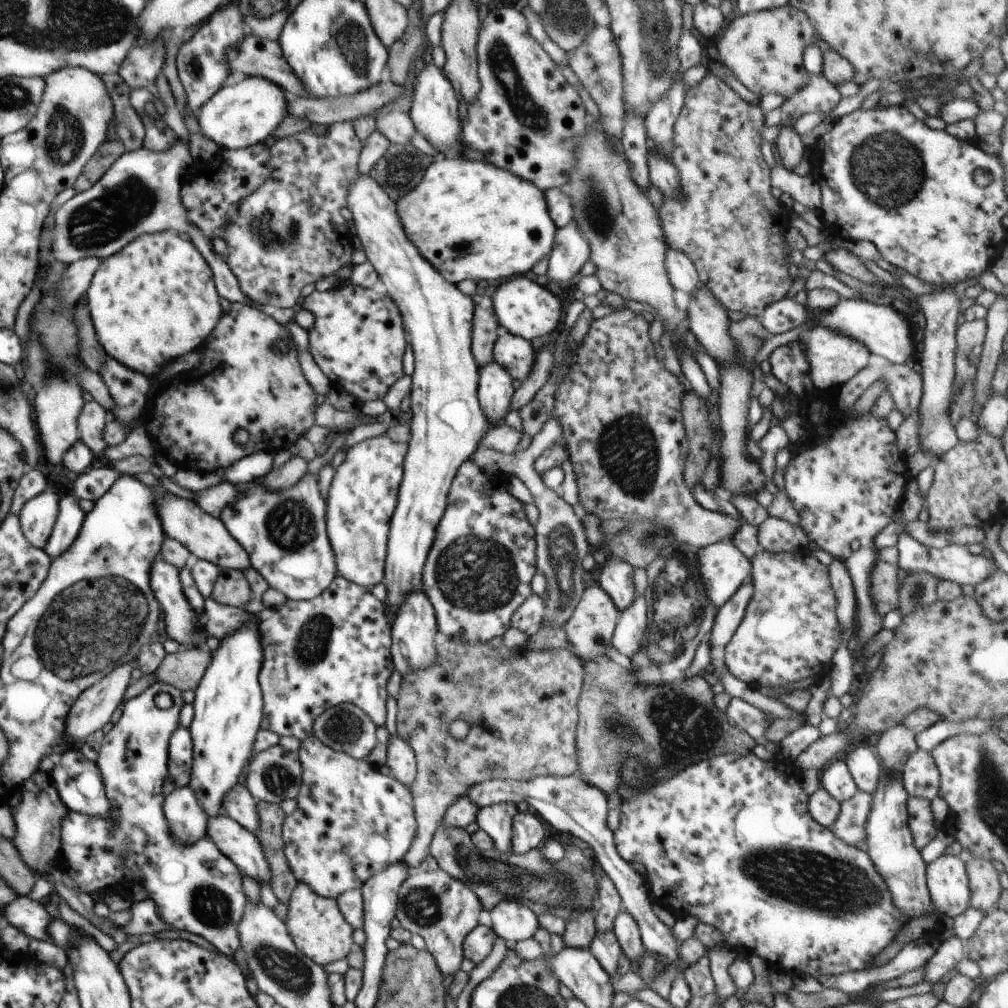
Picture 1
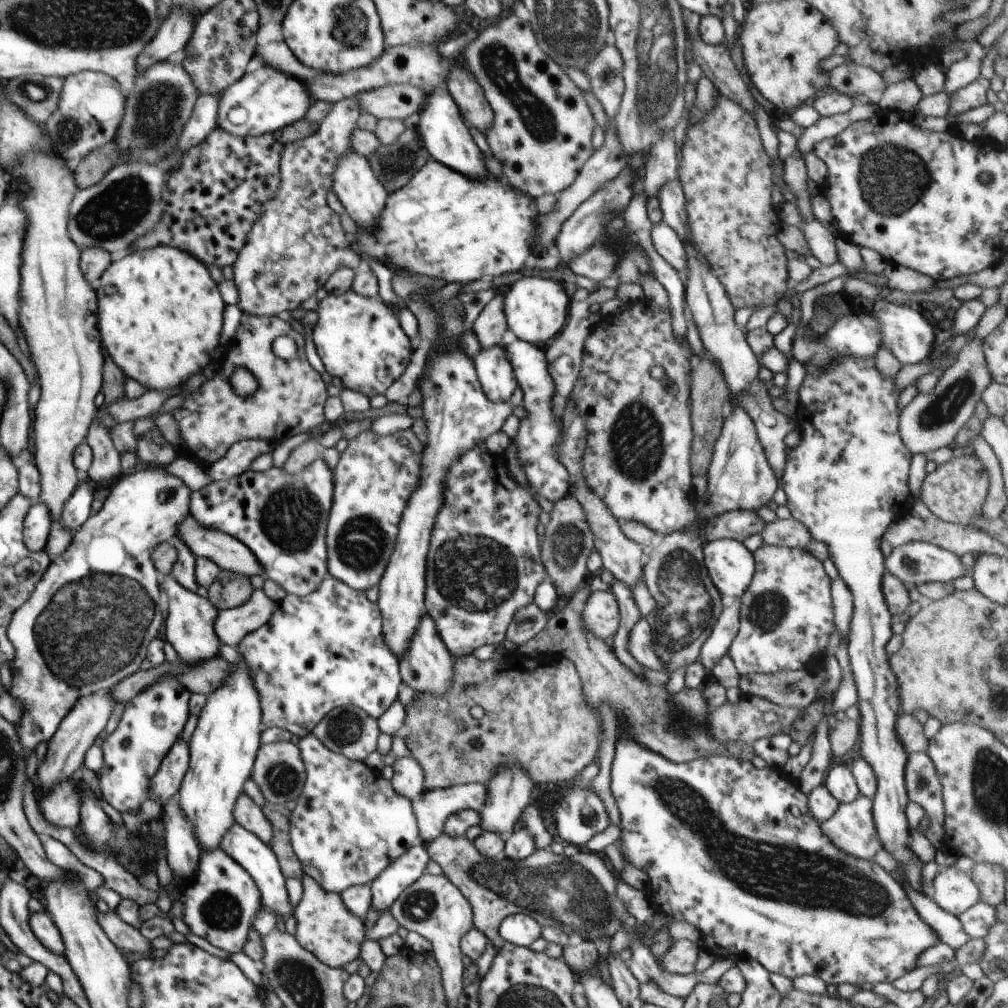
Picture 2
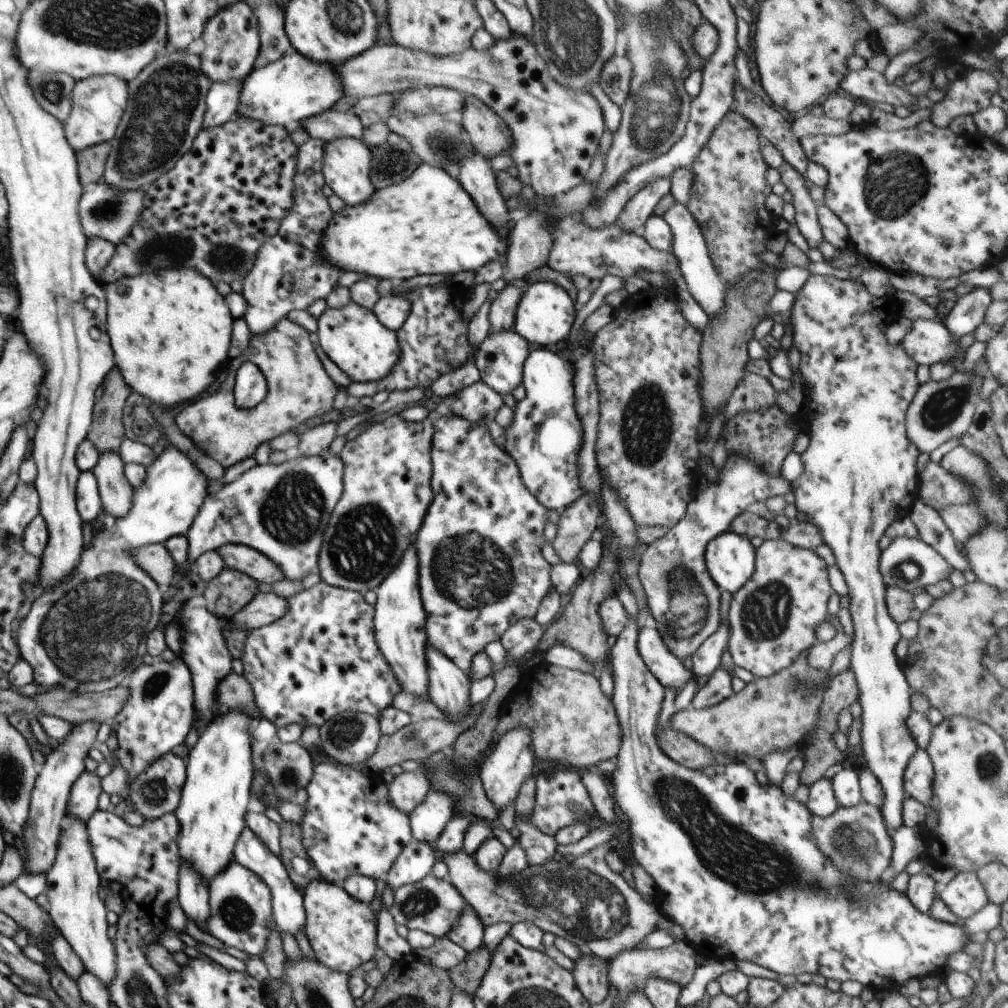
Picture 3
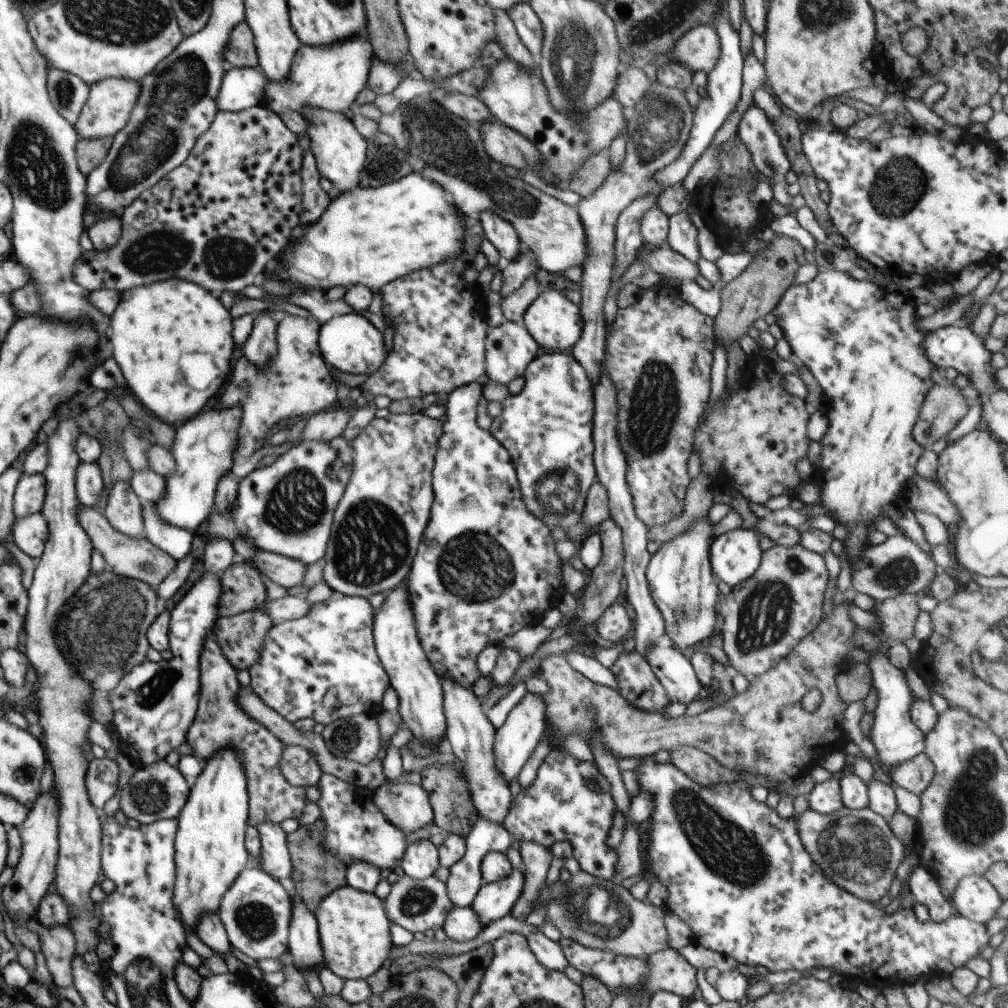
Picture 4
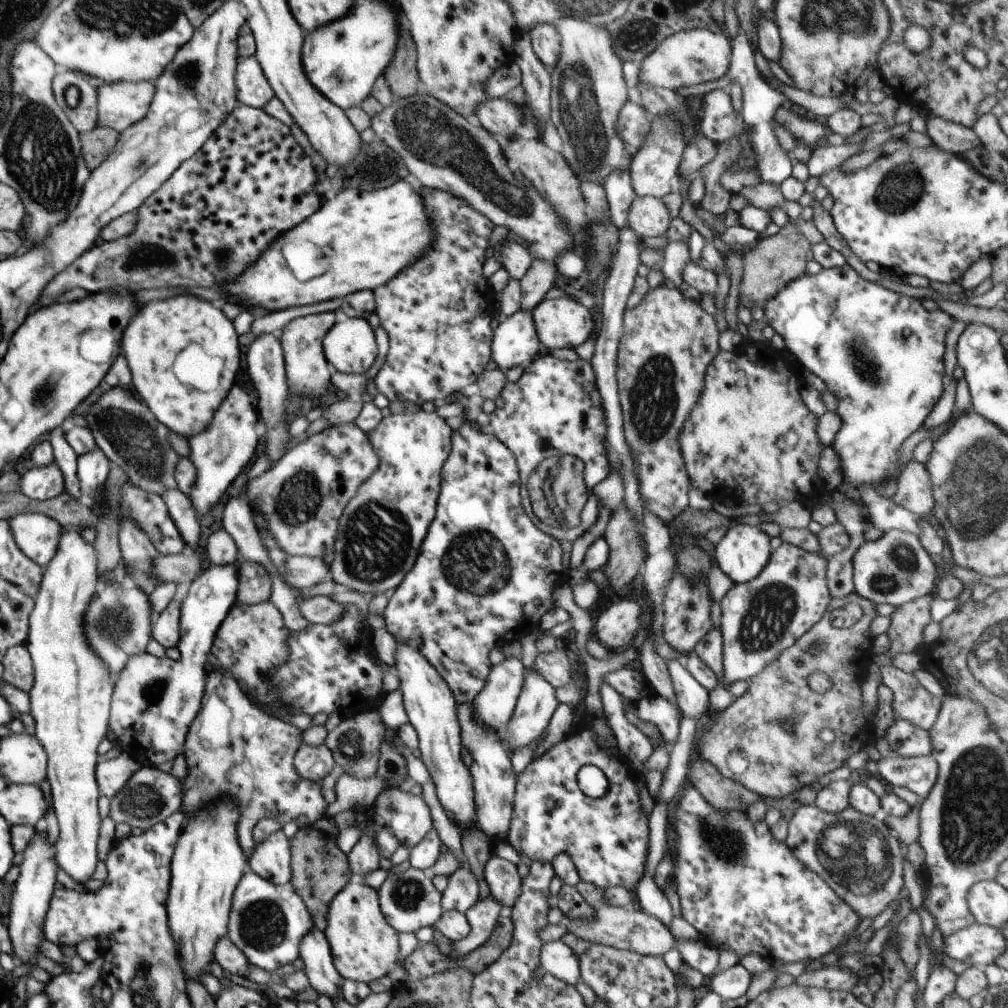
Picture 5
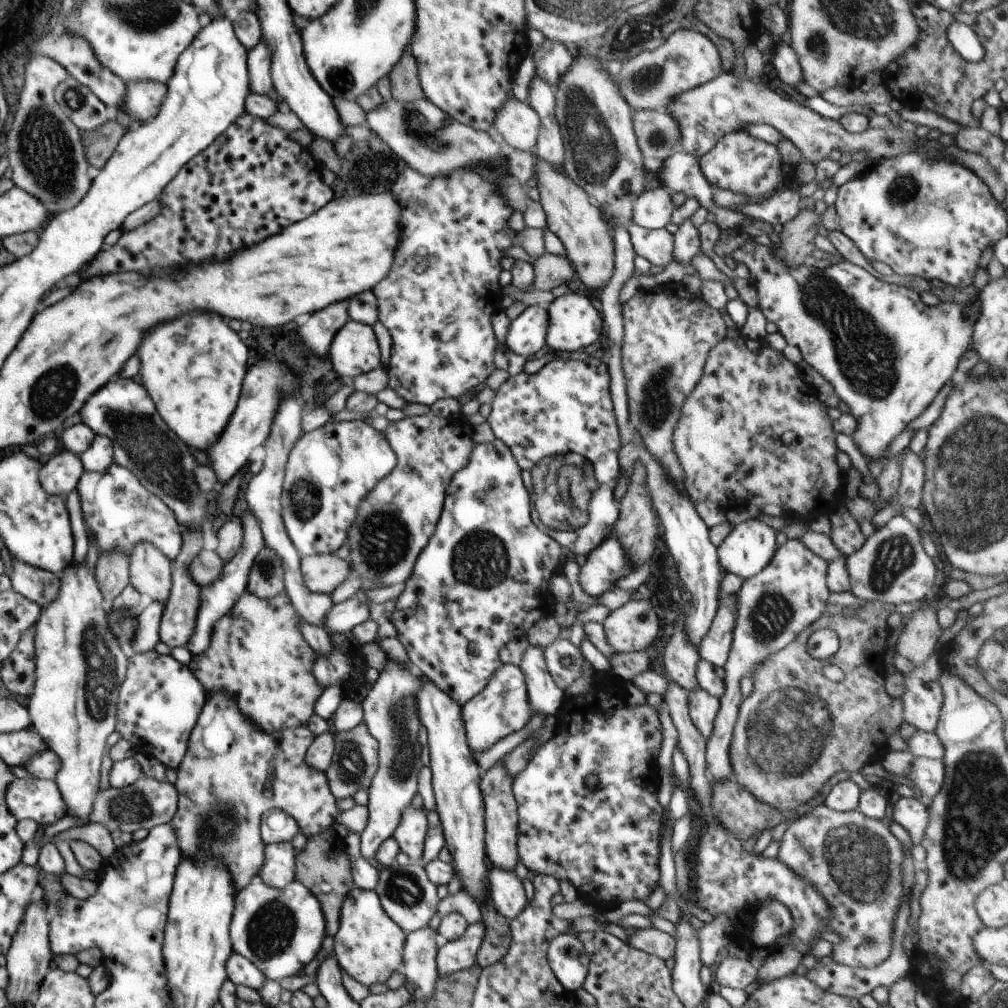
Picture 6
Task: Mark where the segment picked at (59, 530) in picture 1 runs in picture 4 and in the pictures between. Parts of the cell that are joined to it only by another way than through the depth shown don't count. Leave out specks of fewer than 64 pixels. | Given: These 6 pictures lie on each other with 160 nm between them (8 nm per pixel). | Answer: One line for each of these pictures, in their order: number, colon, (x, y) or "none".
2: (77, 509)
3: (88, 499)
4: (88, 479)

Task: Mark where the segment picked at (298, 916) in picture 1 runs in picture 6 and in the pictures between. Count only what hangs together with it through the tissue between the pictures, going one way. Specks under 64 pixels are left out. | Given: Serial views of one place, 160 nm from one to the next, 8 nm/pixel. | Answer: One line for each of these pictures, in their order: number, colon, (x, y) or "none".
2: (325, 927)
3: (342, 931)
4: (355, 933)
5: (363, 944)
6: (369, 945)

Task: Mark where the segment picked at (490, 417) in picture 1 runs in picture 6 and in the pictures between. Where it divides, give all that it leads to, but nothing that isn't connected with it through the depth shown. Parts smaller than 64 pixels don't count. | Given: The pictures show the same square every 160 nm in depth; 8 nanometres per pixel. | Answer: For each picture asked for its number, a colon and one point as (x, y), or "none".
2: (496, 376)
3: (500, 358)
4: (509, 348)
5: (515, 342)
6: (527, 334)

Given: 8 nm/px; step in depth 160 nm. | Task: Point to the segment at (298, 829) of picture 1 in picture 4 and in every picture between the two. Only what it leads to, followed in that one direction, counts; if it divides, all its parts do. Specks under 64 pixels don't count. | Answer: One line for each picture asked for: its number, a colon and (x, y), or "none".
2: (349, 824)
3: (349, 827)
4: (355, 829)

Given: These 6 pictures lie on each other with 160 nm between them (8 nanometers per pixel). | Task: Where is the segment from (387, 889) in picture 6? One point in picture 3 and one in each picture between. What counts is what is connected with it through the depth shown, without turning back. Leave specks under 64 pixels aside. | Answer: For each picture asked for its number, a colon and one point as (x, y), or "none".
3: (433, 905)
4: (417, 905)
5: (408, 900)

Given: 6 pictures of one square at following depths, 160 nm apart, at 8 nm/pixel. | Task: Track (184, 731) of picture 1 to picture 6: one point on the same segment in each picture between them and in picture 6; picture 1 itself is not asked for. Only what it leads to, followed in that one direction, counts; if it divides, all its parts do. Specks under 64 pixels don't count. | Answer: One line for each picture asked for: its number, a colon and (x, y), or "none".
2: (165, 784)
3: (157, 791)
4: (157, 790)
5: (150, 796)
6: (145, 803)

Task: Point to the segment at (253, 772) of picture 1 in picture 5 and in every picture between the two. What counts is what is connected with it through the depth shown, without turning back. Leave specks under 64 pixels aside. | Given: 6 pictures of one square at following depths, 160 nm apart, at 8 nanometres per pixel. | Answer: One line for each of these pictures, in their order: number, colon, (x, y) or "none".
2: (278, 770)
3: (289, 766)
4: (299, 766)
5: (314, 763)

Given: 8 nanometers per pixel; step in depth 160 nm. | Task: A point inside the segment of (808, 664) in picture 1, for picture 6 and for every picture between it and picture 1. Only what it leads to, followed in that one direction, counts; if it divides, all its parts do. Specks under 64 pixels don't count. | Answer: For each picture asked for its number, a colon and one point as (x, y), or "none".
2: (786, 614)
3: (771, 620)
4: (769, 614)
5: (760, 618)
6: (774, 606)

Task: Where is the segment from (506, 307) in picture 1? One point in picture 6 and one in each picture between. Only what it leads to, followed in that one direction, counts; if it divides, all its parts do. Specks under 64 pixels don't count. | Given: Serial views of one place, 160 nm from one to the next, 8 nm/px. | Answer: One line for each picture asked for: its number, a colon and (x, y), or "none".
2: (536, 308)
3: (545, 315)
4: (555, 323)
5: (564, 322)
6: (574, 324)

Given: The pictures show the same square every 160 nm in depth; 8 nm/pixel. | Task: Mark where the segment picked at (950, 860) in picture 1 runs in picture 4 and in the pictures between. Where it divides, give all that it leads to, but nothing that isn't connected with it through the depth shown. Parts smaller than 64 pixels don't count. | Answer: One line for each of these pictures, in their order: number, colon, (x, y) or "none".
2: (953, 890)
3: (964, 896)
4: (975, 898)

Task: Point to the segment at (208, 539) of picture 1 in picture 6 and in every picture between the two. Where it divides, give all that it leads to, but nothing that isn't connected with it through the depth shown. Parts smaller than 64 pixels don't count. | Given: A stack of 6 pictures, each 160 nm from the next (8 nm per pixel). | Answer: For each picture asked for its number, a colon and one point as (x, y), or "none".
2: (230, 554)
3: (256, 565)
4: (288, 572)
5: (302, 572)
6: (322, 573)

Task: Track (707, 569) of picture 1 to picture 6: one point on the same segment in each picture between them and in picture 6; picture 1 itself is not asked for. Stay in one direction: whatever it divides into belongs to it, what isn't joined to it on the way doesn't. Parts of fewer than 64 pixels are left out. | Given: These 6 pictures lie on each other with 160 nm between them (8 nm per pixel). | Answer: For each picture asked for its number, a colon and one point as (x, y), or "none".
2: (731, 565)
3: (730, 558)
4: (735, 556)
5: (743, 552)
6: (750, 546)

